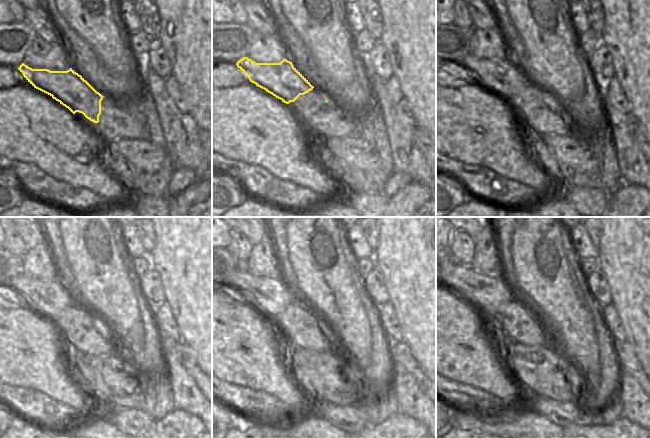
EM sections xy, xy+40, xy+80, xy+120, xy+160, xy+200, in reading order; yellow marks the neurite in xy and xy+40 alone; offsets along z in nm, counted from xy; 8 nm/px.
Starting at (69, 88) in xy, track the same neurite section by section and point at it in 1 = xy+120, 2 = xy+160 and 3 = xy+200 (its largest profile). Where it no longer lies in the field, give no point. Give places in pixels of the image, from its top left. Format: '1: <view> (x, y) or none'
1: xy+120 (49, 298)
2: xy+160 (270, 297)
3: xy+200 (490, 291)

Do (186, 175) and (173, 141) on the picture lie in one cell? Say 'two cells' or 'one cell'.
two cells

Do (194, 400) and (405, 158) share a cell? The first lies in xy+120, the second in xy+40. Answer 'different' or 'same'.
same

